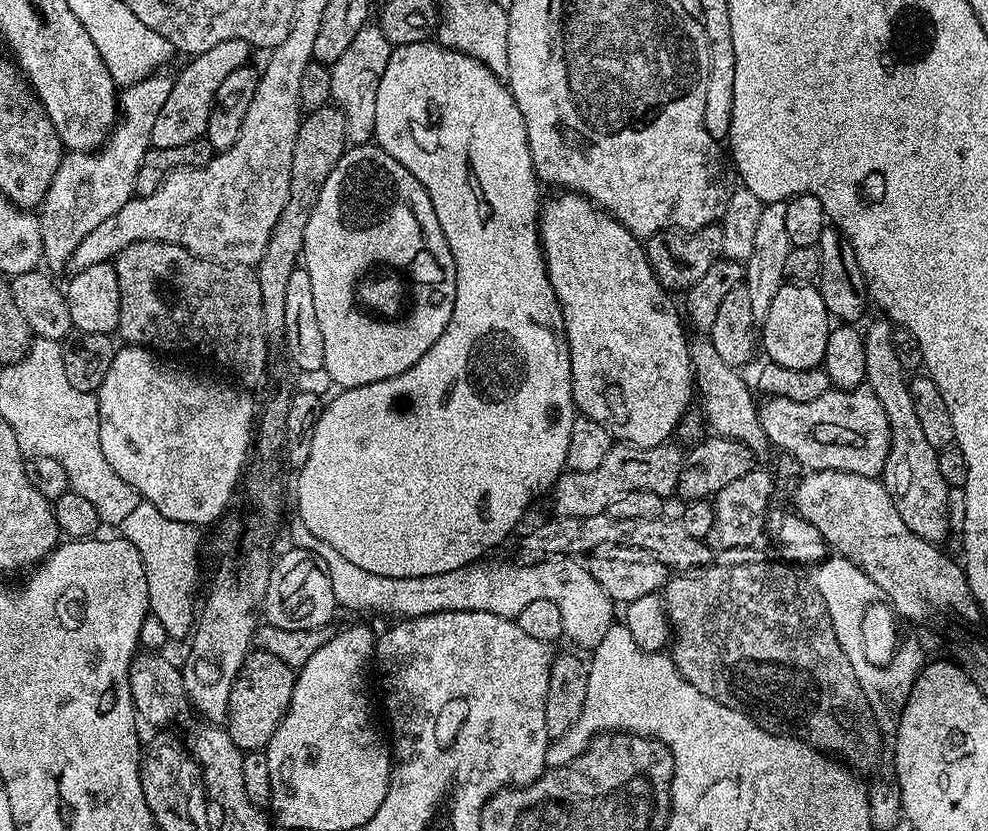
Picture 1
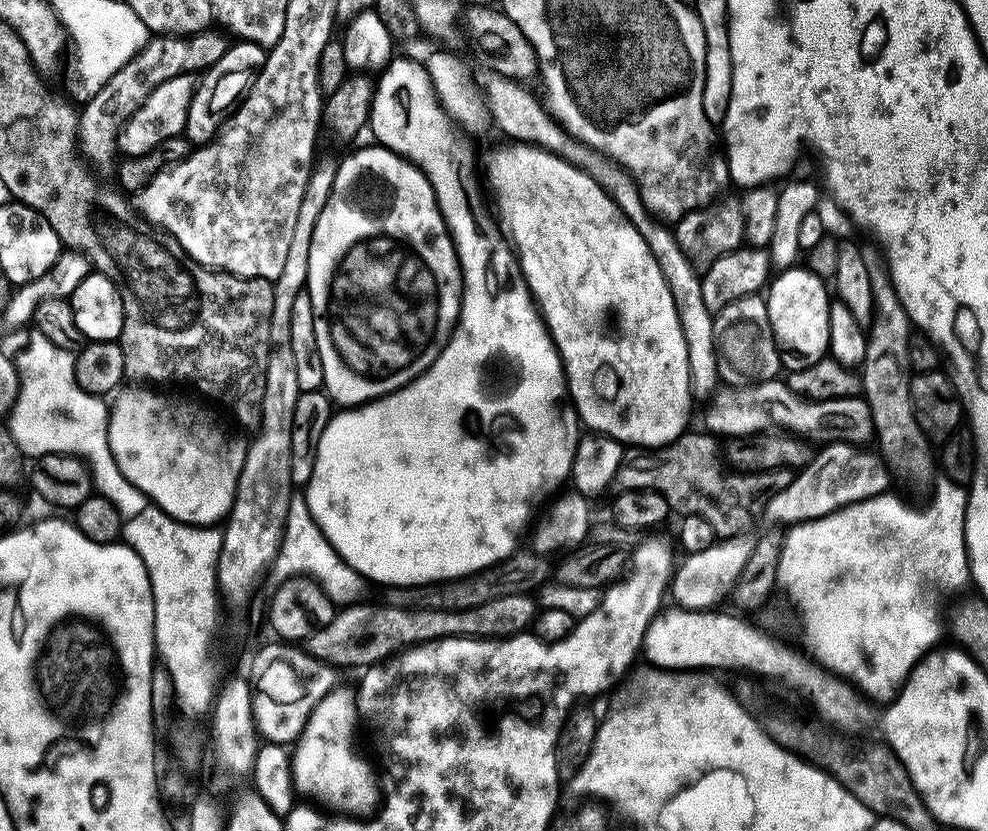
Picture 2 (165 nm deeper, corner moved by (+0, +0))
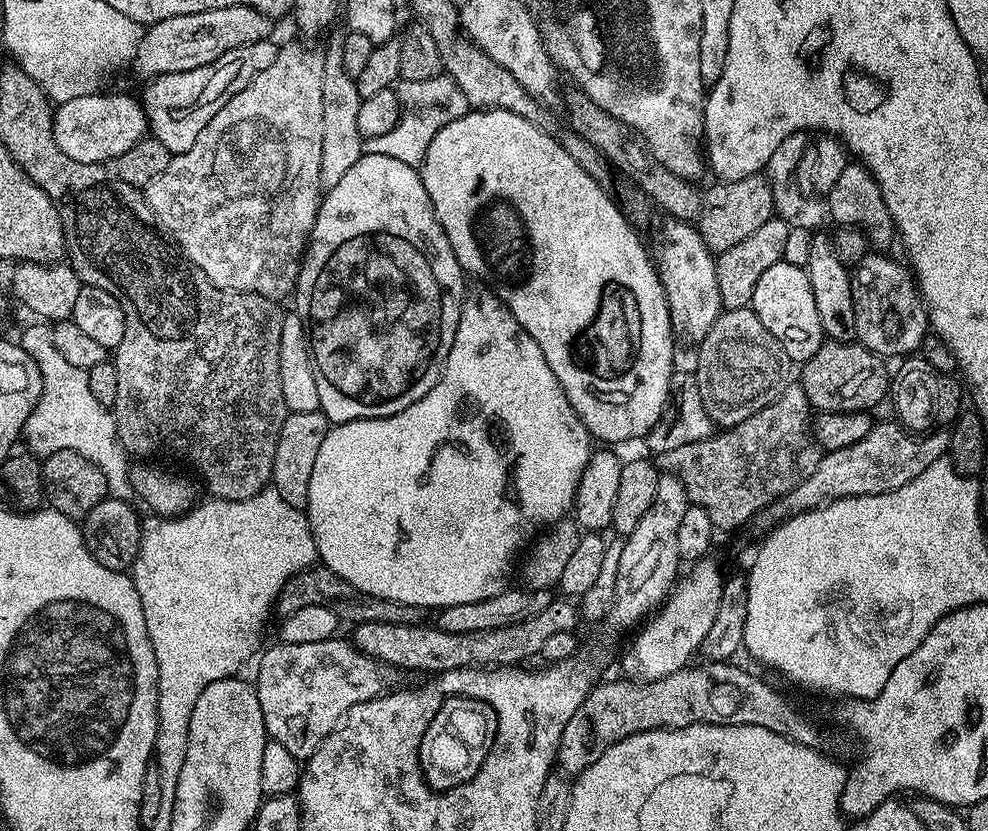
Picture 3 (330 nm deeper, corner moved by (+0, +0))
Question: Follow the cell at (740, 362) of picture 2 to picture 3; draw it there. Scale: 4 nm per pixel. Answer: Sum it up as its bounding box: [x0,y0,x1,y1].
[694,307,794,430]

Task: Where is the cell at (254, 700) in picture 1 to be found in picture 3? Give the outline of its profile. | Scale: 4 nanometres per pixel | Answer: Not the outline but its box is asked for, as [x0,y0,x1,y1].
[254,638,389,762]

